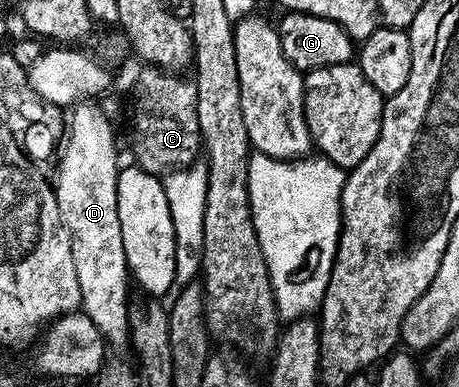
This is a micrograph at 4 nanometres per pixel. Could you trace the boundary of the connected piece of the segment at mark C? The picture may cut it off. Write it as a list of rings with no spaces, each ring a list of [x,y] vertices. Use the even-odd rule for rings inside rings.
[[[141,67],[132,88],[132,156],[135,167],[153,174],[167,174],[189,167],[202,152],[198,126],[198,94],[191,79],[165,72],[162,68]]]

